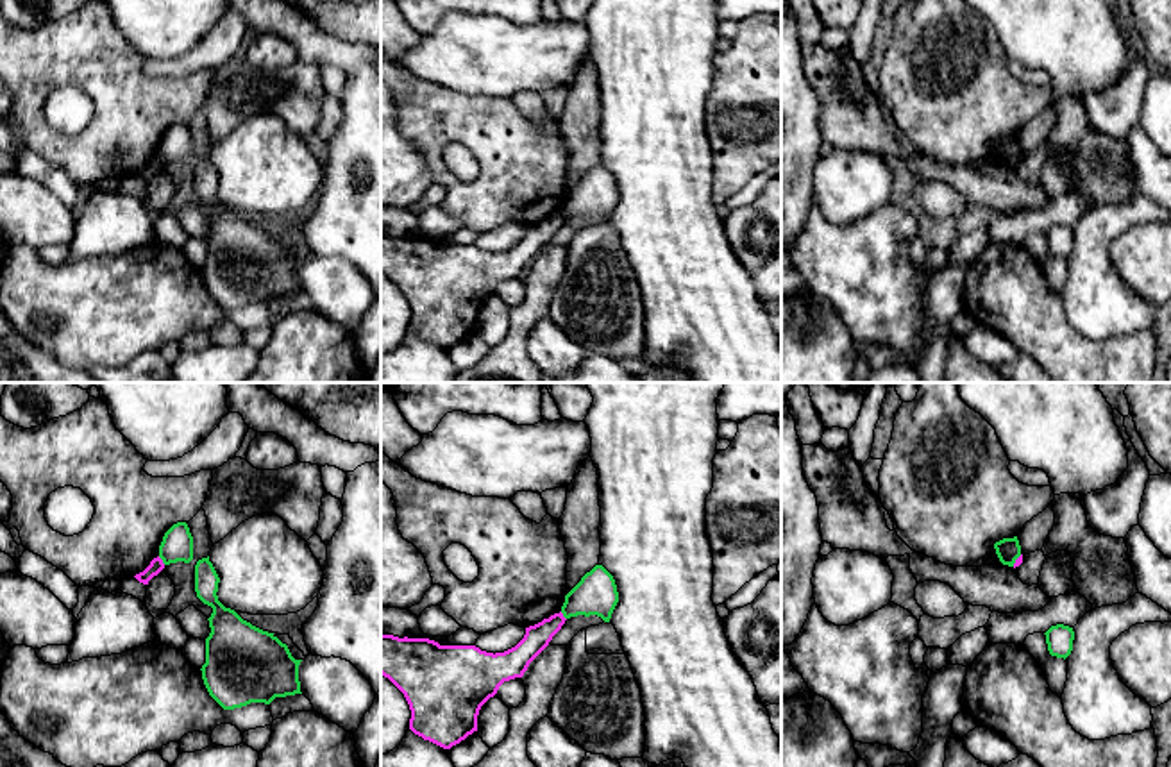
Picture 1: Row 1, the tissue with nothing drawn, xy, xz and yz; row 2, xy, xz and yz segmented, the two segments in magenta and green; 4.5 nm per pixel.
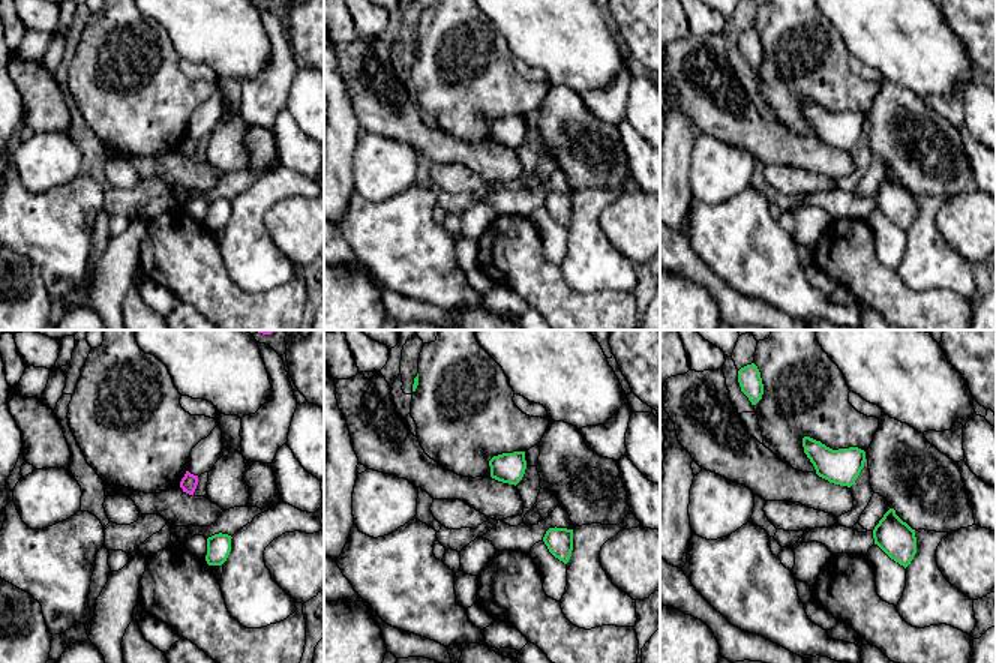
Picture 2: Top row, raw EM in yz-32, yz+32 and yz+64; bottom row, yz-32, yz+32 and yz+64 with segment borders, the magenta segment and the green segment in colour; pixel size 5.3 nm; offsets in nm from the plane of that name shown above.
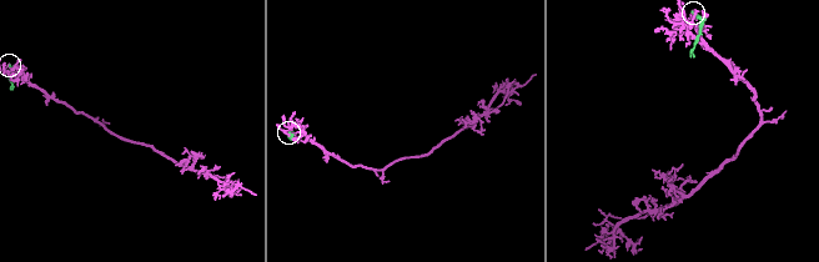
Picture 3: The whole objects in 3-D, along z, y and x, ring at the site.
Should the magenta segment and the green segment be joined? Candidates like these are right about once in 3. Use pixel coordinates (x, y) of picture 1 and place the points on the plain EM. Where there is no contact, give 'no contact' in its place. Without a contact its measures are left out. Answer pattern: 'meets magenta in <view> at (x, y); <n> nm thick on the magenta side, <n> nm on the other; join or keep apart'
meets magenta in xy at (161, 160); 70 nm thick on the magenta side, 140 nm on the other; keep apart

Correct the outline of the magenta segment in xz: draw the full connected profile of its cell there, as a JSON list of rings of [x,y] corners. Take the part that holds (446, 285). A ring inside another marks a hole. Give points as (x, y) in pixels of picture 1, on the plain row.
[[[561,211],[554,213],[526,227],[515,247],[495,254],[476,245],[381,234],[381,274],[404,293],[411,309],[409,329],[451,349],[477,331],[481,306],[504,281],[524,275],[565,220]]]

